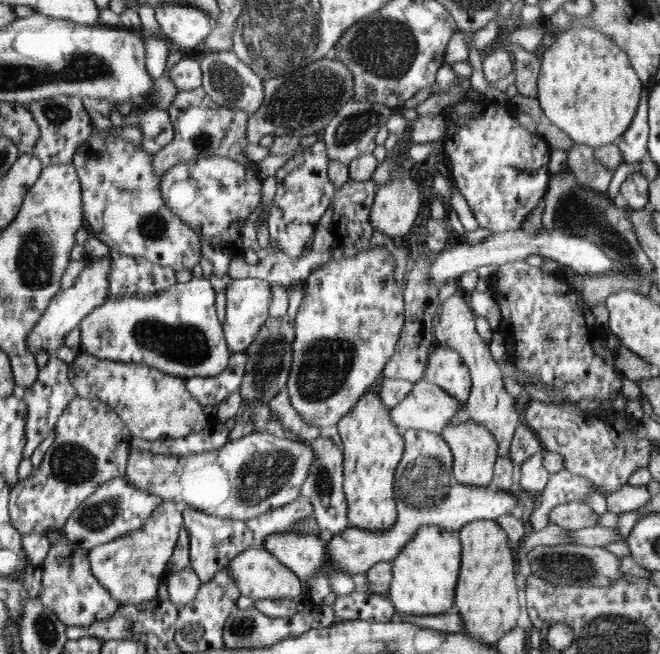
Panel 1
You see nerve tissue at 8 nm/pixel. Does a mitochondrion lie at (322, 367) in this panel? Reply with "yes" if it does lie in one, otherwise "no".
yes

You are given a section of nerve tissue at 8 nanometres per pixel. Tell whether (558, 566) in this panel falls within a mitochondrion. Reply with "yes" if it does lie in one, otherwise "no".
yes

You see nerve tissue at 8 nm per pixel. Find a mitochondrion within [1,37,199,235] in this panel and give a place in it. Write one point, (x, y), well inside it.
(56, 114)

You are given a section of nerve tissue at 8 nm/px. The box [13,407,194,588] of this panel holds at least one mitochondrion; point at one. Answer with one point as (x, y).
(70, 462)

